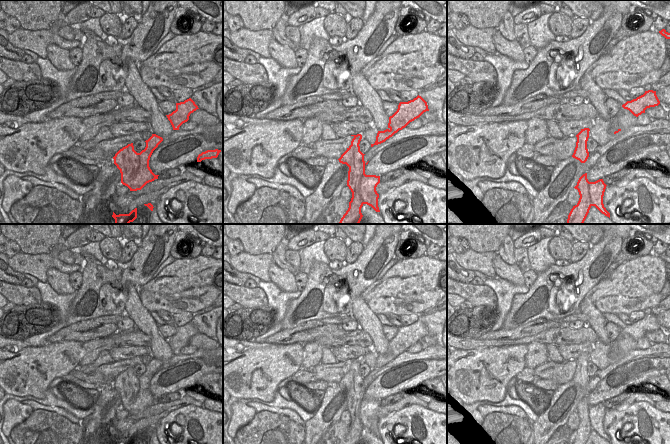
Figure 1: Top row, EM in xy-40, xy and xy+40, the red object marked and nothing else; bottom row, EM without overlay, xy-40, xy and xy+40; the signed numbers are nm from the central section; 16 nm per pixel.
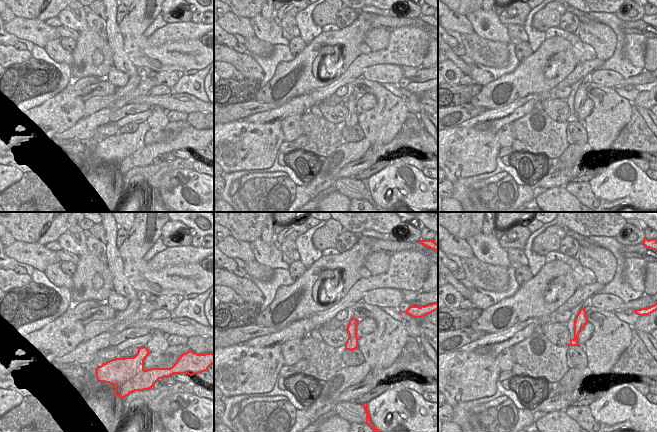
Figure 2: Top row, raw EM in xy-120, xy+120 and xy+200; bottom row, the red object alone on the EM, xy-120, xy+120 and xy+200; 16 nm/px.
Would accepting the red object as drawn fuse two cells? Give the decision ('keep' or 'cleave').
cleave

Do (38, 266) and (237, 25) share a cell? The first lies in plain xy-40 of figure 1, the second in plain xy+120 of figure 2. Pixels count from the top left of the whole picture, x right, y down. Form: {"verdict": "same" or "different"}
{"verdict": "same"}

